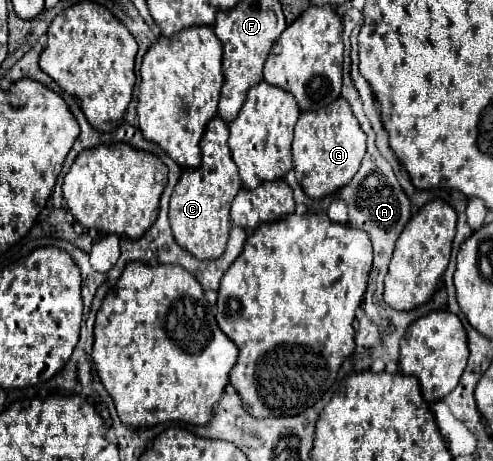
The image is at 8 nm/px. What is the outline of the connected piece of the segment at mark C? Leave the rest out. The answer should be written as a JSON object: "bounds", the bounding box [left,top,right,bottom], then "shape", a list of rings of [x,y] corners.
{"bounds":[170,117,242,259],"shape":[[[214,117],[200,141],[202,165],[198,169],[184,169],[182,179],[174,187],[170,199],[170,223],[174,239],[180,247],[198,259],[216,259],[224,253],[230,231],[230,203],[242,189],[236,163],[228,149],[228,125]]]}

